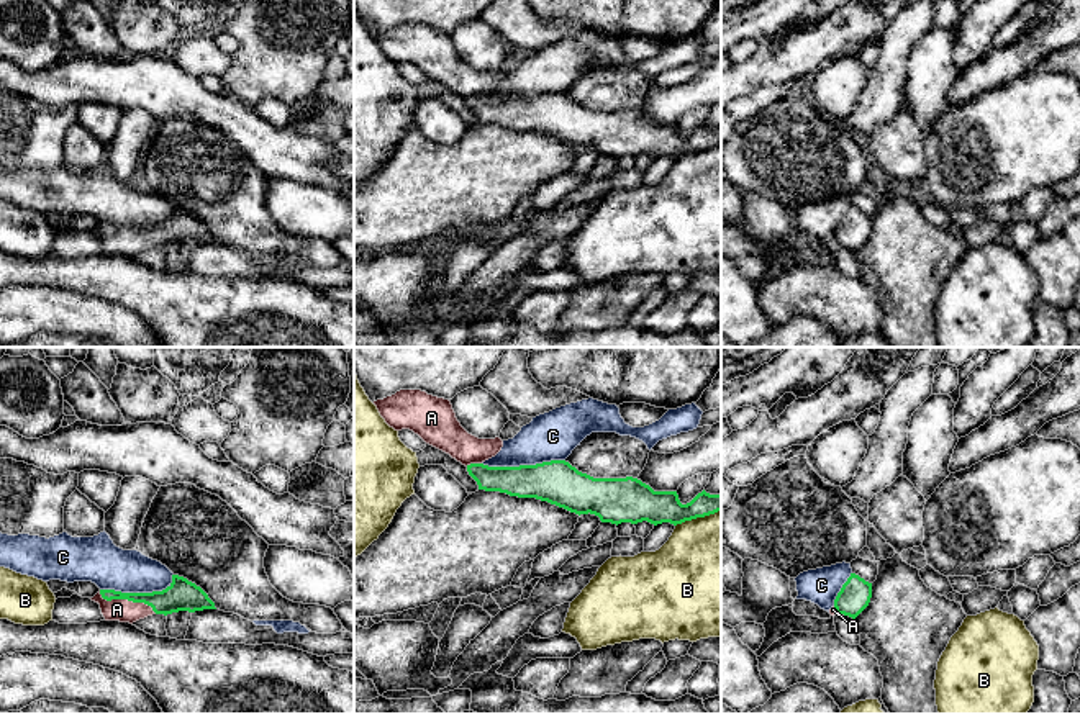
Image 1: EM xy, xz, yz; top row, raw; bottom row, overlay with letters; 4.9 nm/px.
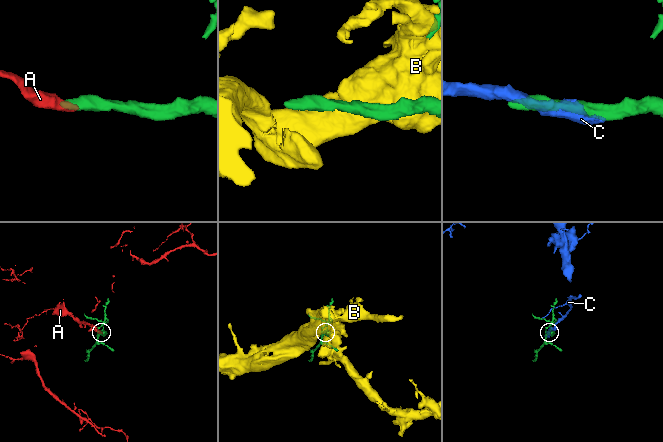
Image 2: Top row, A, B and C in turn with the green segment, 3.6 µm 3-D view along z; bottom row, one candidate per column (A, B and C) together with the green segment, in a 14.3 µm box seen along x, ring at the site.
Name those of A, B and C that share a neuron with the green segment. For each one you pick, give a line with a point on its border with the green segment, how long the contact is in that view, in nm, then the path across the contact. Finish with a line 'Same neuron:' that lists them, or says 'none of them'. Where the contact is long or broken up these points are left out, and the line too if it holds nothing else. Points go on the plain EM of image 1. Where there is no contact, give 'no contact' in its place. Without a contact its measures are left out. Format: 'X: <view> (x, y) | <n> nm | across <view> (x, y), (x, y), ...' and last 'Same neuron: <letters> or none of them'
A: xy (127, 231) | 300 nm | across xy (177, 230), (167, 234), (127, 231), (117, 243)
Same neuron: A

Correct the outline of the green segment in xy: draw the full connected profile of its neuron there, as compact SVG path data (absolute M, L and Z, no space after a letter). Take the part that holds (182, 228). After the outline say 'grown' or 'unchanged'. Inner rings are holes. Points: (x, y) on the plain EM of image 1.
M172 208L172 216L162 224L121 226L100 223L92 234L100 237L105 254L136 255L152 247L179 244L216 242L208 228L184 210Z; grown

